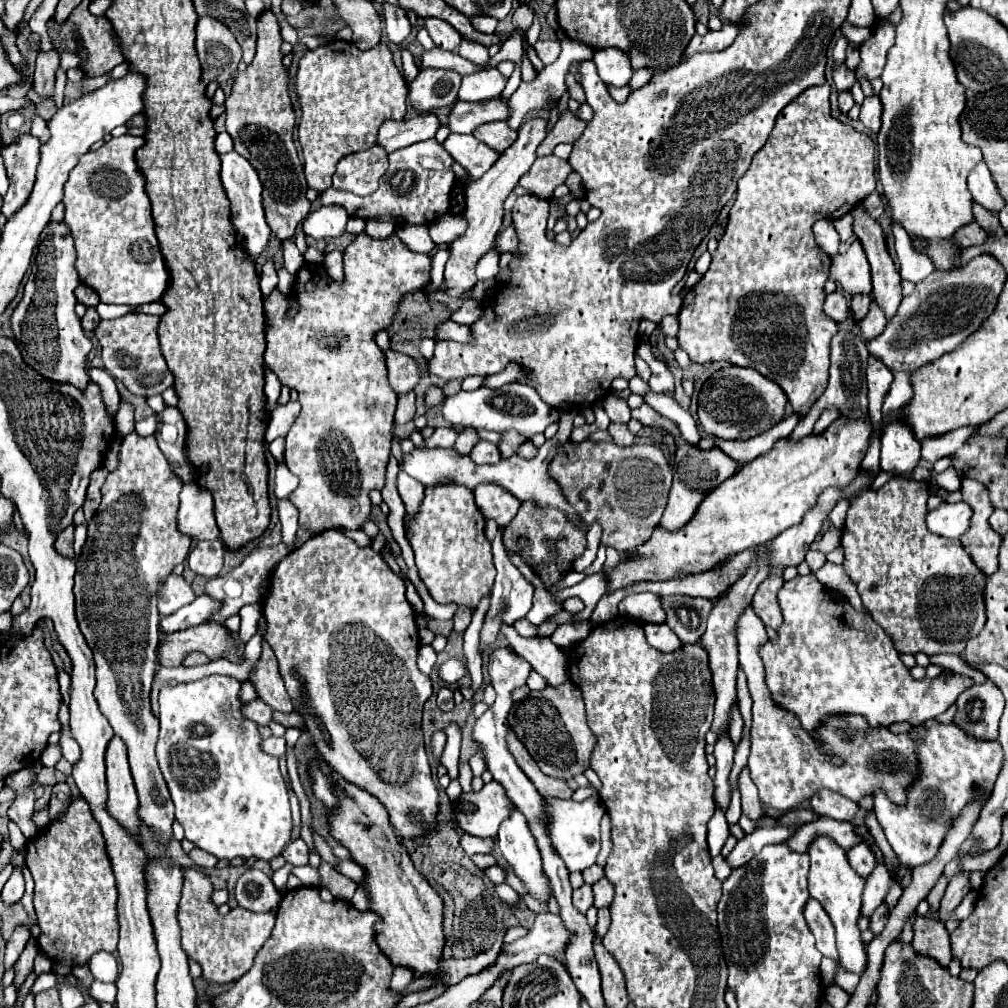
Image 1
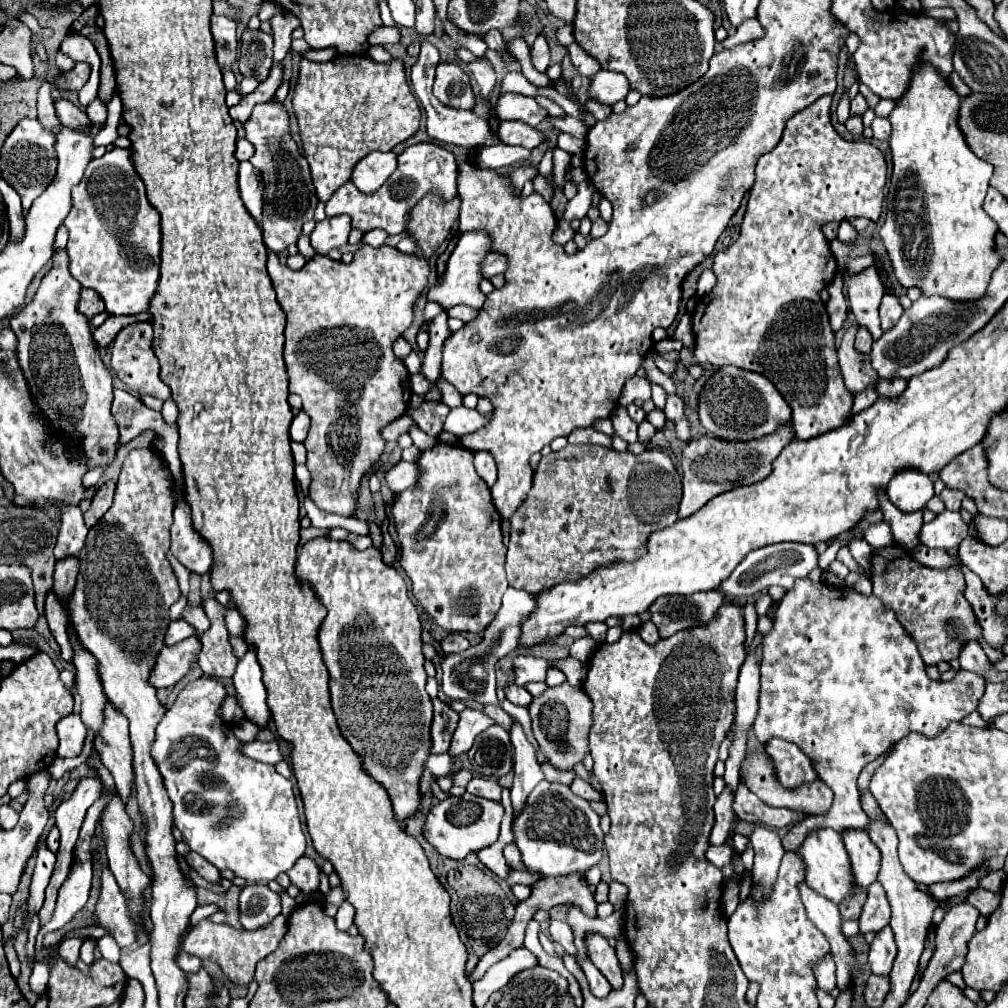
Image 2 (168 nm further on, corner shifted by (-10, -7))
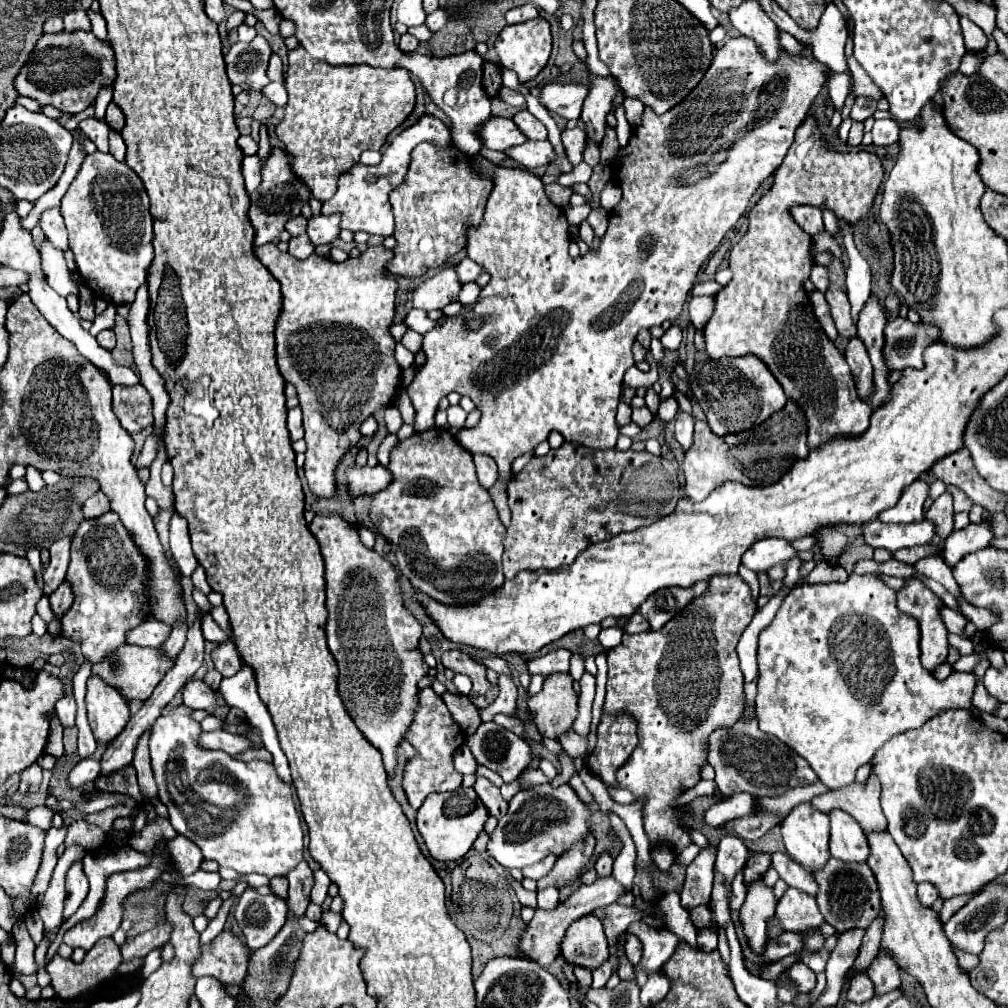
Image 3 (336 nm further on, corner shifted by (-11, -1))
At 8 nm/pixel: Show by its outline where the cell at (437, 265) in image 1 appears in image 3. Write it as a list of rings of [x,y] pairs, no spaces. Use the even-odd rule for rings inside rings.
[[[410,309],[408,315],[404,317],[404,325],[412,331],[418,331],[418,333],[426,333],[430,329],[434,329],[438,325],[438,321],[430,321],[426,311],[422,309]]]

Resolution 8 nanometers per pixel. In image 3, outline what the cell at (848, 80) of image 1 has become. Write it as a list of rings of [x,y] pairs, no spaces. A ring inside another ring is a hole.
[[[858,97],[852,105],[852,121],[866,121],[868,117],[872,117],[876,111],[876,101],[868,99],[868,97]]]

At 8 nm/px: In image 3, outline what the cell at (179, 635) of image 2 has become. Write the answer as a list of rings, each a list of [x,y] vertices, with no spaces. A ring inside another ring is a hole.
[[[148,619],[148,621],[140,623],[140,627],[128,631],[128,645],[160,647],[168,635],[170,635],[170,627],[166,623],[160,623],[156,619]]]

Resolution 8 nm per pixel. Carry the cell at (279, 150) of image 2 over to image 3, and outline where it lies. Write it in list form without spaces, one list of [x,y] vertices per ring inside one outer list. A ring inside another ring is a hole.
[[[272,149],[270,157],[262,165],[262,181],[260,181],[260,187],[250,195],[250,209],[248,209],[248,219],[256,231],[254,247],[276,241],[286,221],[300,215],[302,205],[312,197],[308,193],[308,187],[292,173],[290,161],[292,159],[284,149]]]

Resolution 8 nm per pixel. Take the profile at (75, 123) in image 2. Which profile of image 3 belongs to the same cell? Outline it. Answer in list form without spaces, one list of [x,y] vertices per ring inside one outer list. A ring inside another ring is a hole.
[[[86,119],[86,121],[80,123],[80,129],[98,147],[98,151],[108,153],[108,125],[104,121]]]

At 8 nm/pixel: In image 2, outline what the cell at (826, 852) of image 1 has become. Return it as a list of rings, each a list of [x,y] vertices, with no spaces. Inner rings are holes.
[[[817,829],[815,833],[809,833],[807,839],[803,841],[803,845],[797,849],[797,853],[805,861],[807,885],[815,893],[827,897],[835,905],[839,905],[841,901],[851,897],[851,893],[855,893],[855,881],[851,877],[851,861],[847,857],[843,839],[841,839],[841,835],[837,831],[833,831],[833,829]]]

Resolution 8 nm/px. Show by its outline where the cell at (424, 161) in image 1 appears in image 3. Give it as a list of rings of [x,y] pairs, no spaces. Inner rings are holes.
[[[422,115],[414,125],[406,127],[400,135],[394,137],[394,141],[384,149],[382,161],[378,165],[356,163],[350,171],[340,175],[336,195],[322,203],[322,213],[324,215],[340,213],[342,215],[340,227],[348,229],[348,231],[366,231],[366,233],[374,233],[374,235],[382,235],[382,237],[392,235],[394,217],[392,217],[392,207],[388,203],[388,195],[406,177],[406,171],[410,165],[410,151],[418,143],[424,143],[424,141],[434,141],[440,147],[450,145],[452,139],[450,139],[450,131],[448,131],[446,123],[432,115]]]

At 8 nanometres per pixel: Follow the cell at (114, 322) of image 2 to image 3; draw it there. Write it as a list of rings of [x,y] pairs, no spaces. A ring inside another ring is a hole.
[[[106,329],[106,331],[100,331],[100,333],[98,333],[96,341],[100,343],[100,347],[104,347],[104,349],[112,351],[112,349],[114,349],[114,345],[116,345],[116,335],[114,335],[114,331],[112,331],[112,329]]]

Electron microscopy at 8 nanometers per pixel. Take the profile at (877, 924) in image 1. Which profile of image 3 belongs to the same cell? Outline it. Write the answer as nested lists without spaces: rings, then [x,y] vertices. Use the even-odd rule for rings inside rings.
[[[880,953],[876,961],[872,961],[866,975],[874,983],[874,995],[884,995],[888,991],[900,989],[900,969],[894,963],[894,959],[890,959],[884,953]]]

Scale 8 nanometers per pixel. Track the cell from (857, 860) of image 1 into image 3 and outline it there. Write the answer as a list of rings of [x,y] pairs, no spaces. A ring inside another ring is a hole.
[[[836,809],[830,817],[830,853],[842,861],[864,863],[868,857],[868,841],[862,827],[848,813]]]

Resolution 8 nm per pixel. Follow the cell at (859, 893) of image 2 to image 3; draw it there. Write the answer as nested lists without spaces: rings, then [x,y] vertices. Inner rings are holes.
[[[830,857],[828,863],[820,867],[820,871],[810,873],[812,877],[816,877],[818,883],[818,895],[816,895],[818,909],[826,919],[826,923],[830,923],[838,933],[844,933],[854,927],[866,929],[872,923],[872,919],[880,909],[880,891],[866,863],[844,863],[840,859]]]

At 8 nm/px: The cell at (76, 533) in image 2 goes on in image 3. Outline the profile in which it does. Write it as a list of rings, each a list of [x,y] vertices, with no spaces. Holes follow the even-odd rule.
[[[64,537],[58,539],[56,543],[52,543],[49,553],[50,563],[42,575],[44,595],[52,595],[66,577],[66,569],[68,569],[70,562],[70,537]]]

